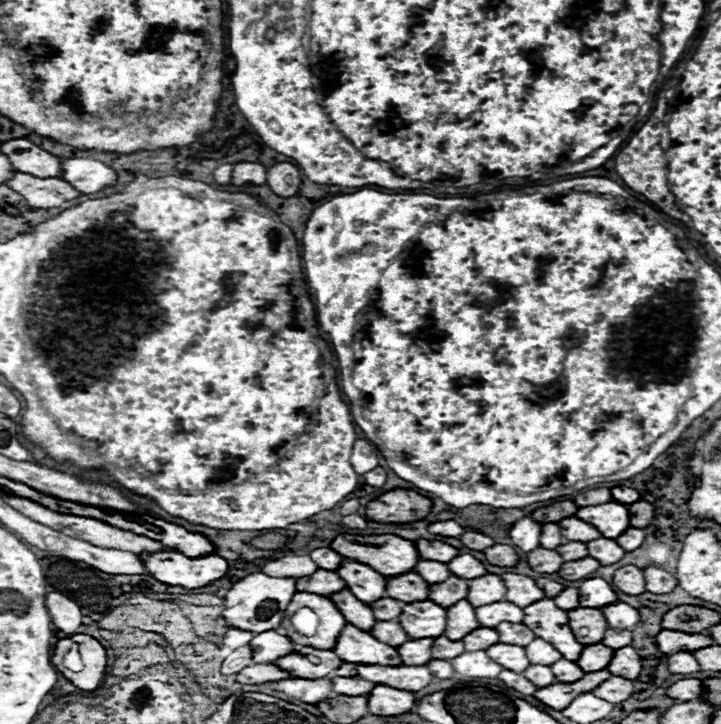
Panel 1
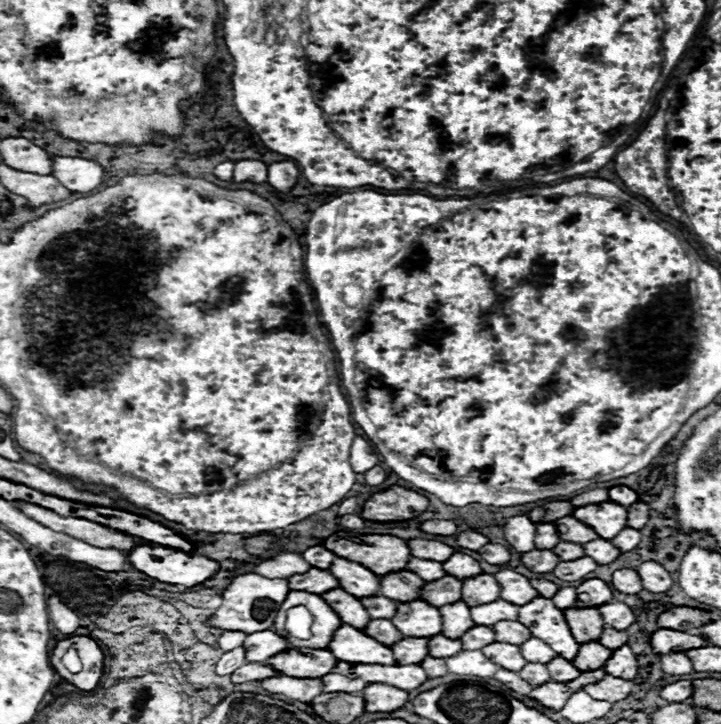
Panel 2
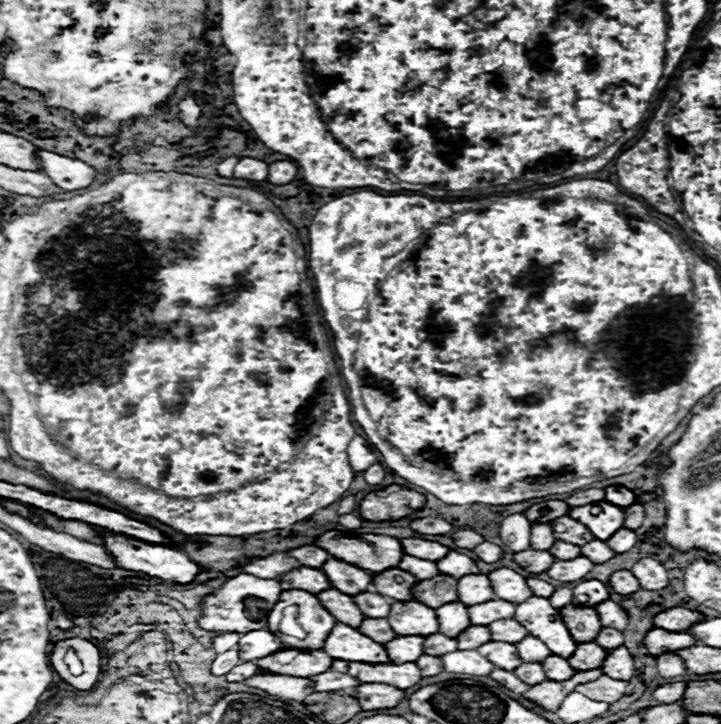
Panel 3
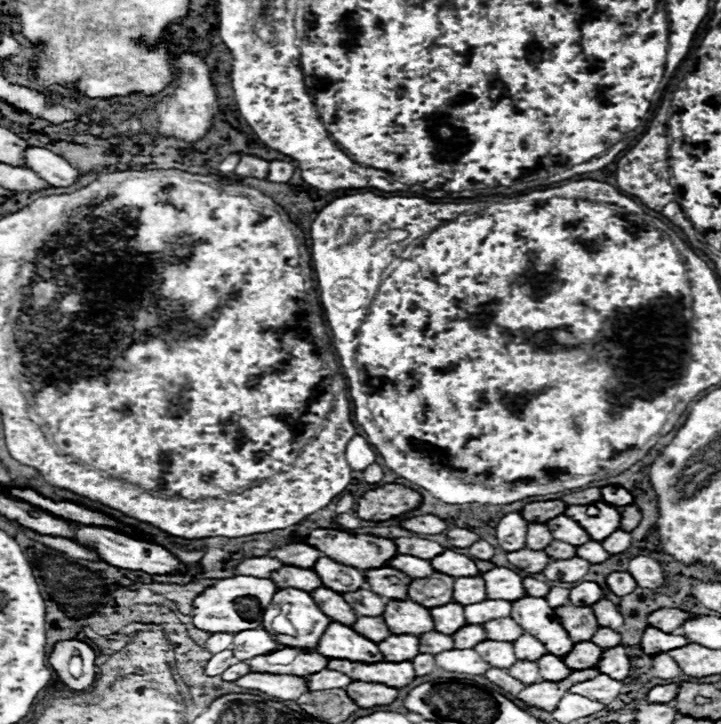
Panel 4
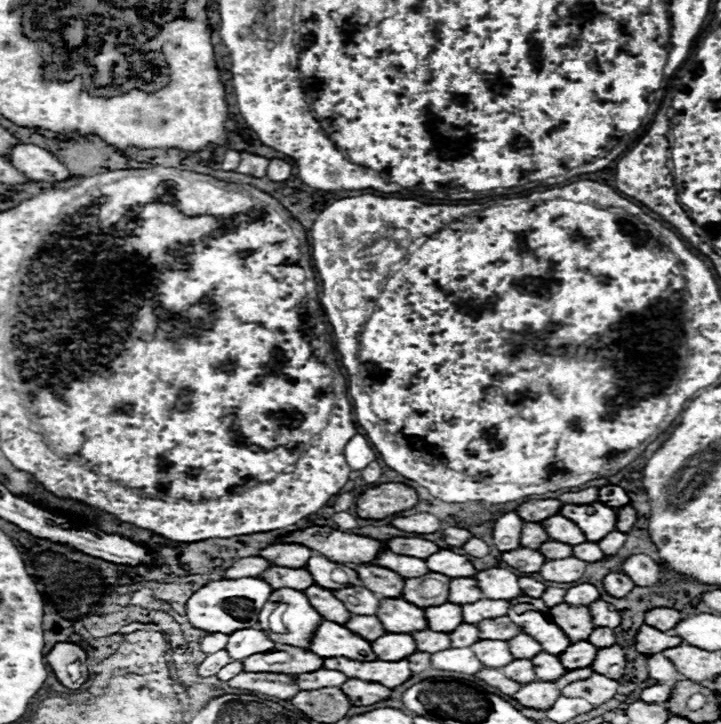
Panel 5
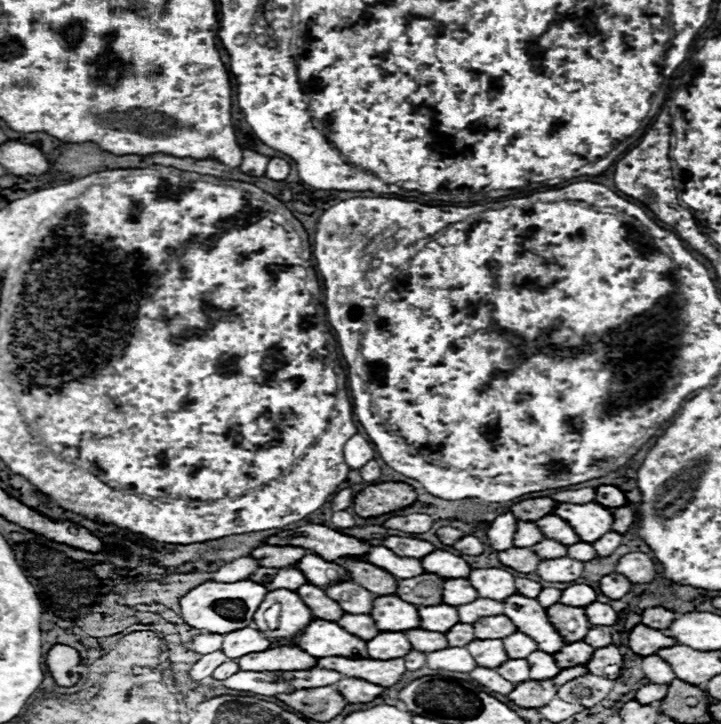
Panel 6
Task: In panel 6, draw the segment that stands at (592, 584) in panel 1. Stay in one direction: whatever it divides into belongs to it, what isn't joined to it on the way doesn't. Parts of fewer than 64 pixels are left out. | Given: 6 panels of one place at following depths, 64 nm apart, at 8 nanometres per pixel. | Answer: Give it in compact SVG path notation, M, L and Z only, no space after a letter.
M576 584L564 590L564 596L560 598L560 604L566 606L588 606L596 600L596 590L588 584Z

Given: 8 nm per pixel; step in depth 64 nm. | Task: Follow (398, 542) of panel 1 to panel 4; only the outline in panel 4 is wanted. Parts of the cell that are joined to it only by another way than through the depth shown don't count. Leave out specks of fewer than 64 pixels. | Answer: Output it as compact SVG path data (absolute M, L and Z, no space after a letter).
M330 528L314 530L310 536L306 536L306 544L322 550L332 560L352 564L360 570L388 566L388 562L398 554L396 542L392 538L376 538L366 534L358 536Z

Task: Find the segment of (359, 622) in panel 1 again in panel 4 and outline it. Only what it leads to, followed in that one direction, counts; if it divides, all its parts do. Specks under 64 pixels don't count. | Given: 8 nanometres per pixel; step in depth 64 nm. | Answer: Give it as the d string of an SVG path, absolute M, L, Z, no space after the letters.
M318 588L312 592L312 596L316 596L316 604L320 604L320 608L324 608L324 612L332 616L332 620L340 620L340 624L348 624L348 626L356 622L356 612L342 598L342 594L330 588Z

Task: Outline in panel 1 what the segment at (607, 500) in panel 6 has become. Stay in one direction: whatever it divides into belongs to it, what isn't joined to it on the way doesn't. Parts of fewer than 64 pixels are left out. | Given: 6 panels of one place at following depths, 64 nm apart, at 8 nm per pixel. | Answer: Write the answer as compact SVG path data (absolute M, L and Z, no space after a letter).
M618 486L612 488L612 498L620 504L634 504L640 500L640 492L634 488L626 488L626 486Z

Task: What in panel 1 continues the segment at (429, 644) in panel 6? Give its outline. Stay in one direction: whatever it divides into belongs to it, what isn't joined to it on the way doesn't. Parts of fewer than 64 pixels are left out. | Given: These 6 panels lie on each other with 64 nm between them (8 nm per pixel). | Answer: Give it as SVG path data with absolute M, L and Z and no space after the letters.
M438 636L436 644L432 646L432 658L440 658L440 660L452 660L456 656L460 656L460 652L464 652L464 642L462 640L448 640L446 636Z

